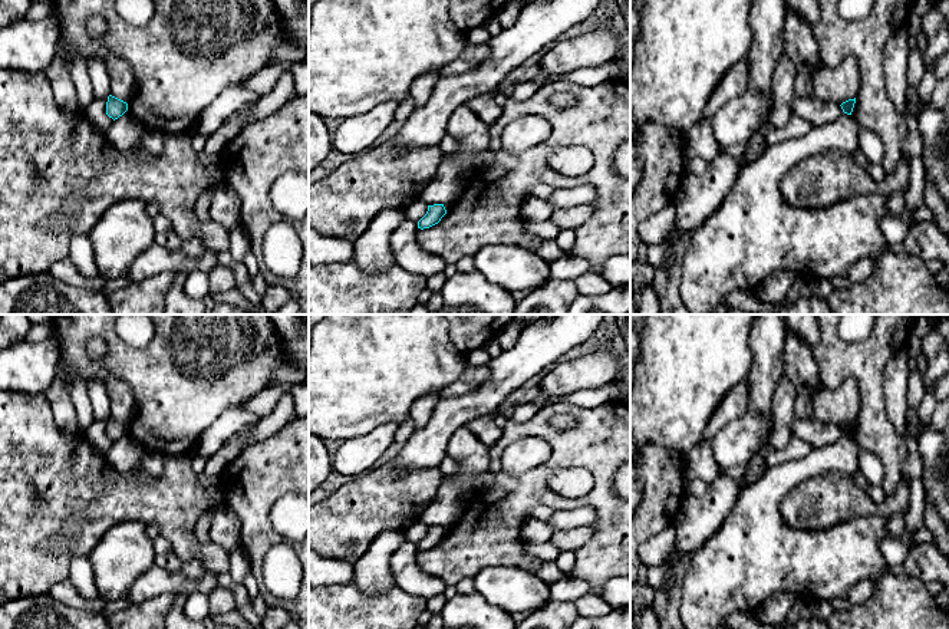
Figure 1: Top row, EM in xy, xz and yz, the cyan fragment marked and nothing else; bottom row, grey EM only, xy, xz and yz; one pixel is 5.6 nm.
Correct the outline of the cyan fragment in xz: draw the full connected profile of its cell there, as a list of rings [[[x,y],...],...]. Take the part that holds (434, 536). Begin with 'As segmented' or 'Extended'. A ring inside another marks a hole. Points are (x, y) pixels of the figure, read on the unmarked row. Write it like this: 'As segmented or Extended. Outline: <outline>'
As segmented. Outline: [[[444,526],[428,527],[426,536],[418,543],[418,550],[429,550],[441,543],[447,536]]]

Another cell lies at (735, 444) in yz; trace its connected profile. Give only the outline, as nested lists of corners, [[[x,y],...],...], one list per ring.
[[[749,411],[728,422],[712,438],[712,455],[716,465],[725,471],[737,465],[745,467],[761,448],[771,449],[775,432],[774,416],[762,416]]]

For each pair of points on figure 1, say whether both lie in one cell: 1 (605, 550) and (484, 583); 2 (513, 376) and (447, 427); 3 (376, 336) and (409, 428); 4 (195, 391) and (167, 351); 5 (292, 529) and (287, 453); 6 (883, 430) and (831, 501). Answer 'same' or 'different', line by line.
1: different
2: same
3: different
4: same
5: different
6: different

